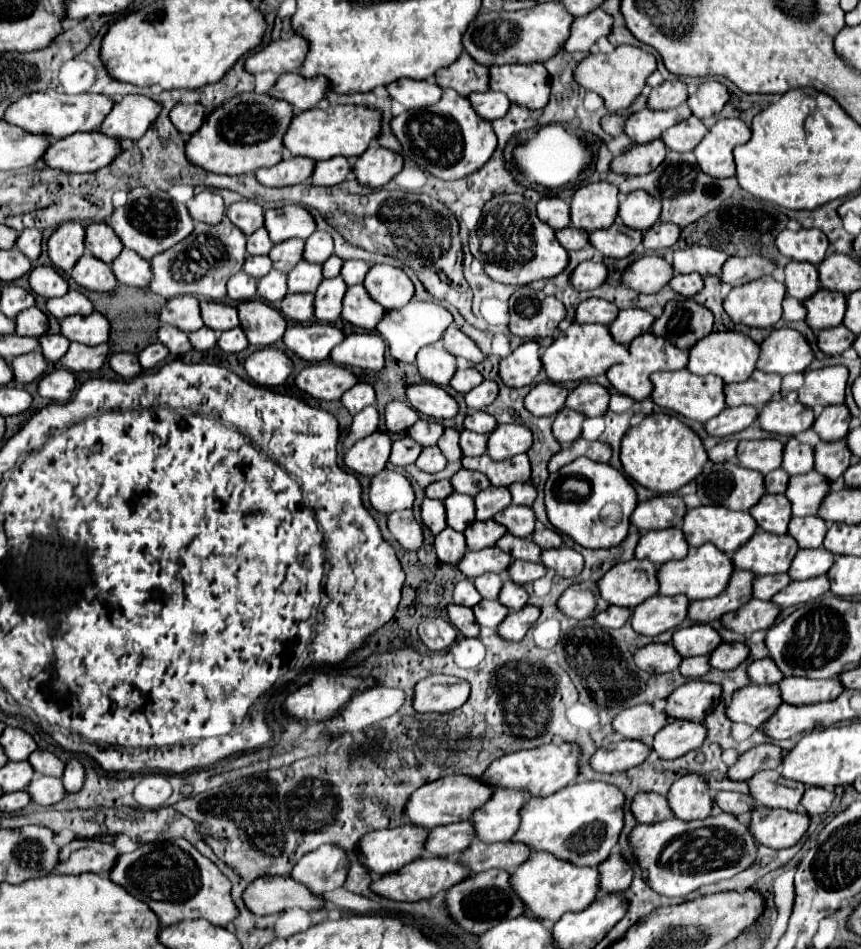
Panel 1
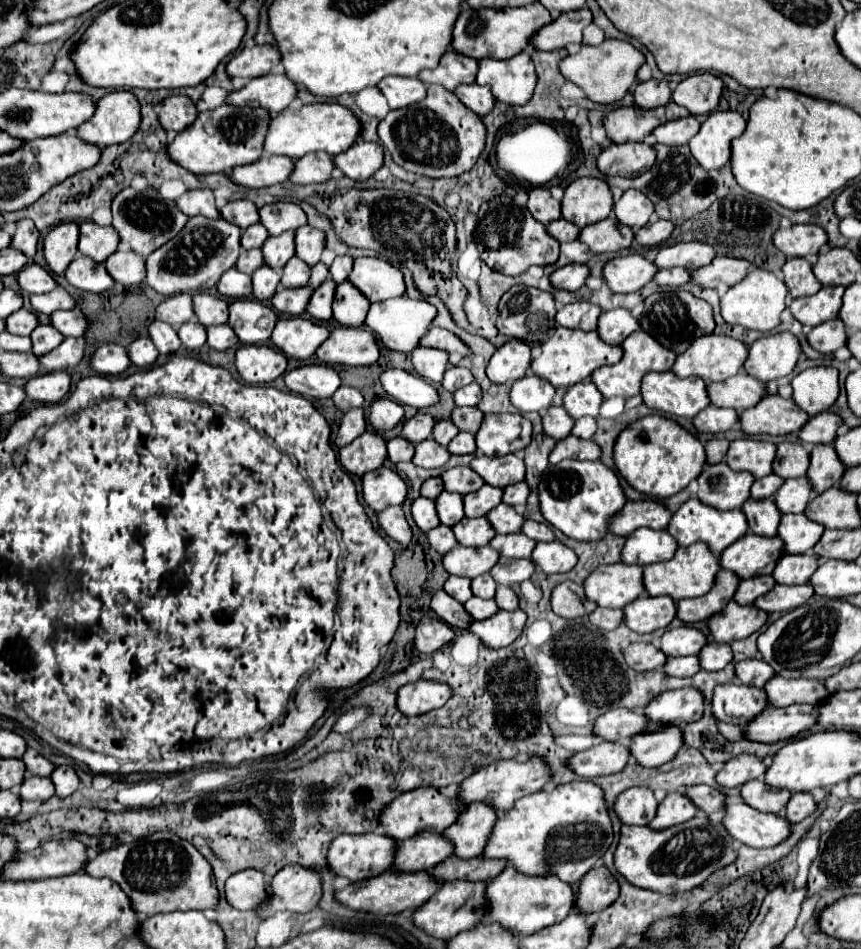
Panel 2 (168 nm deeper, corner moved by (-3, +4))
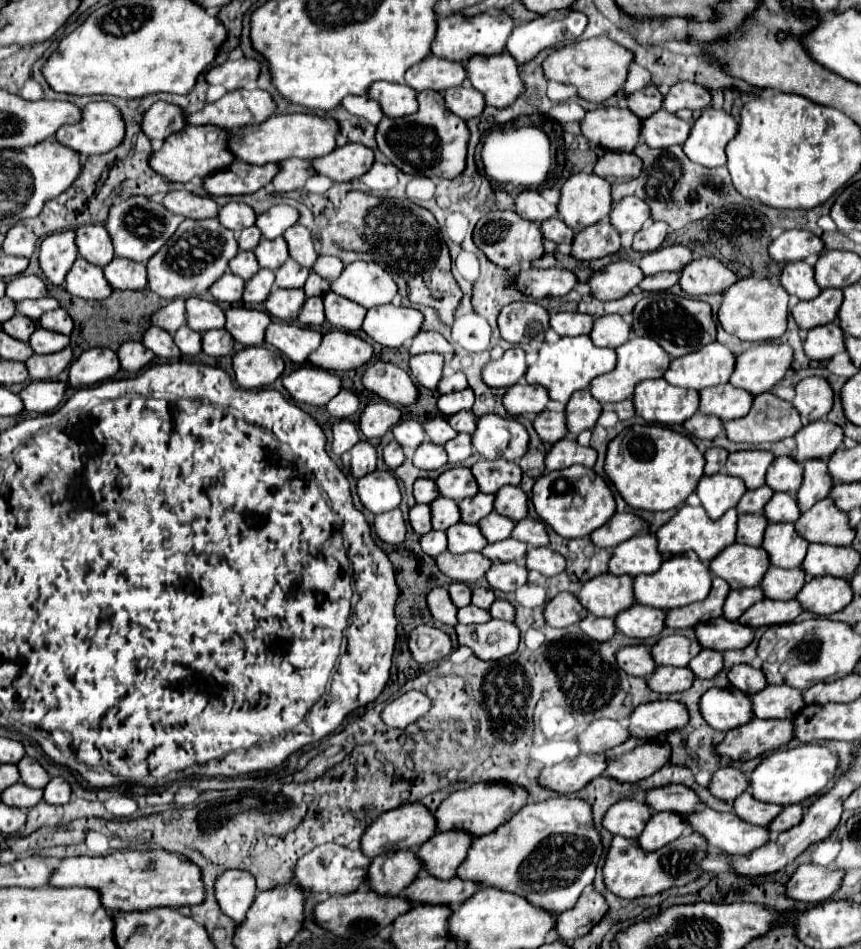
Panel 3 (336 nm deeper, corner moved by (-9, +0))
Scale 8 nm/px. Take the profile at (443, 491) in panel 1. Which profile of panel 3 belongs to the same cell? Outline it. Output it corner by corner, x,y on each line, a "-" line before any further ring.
417,479
413,485
413,495
417,503
431,503
439,497
439,491
433,483
433,479

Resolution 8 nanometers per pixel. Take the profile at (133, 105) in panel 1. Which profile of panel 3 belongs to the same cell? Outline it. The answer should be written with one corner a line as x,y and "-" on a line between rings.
93,101
81,109
81,121
59,127
55,139
79,151
81,157
101,155
121,143
125,135
125,123
119,109
109,101

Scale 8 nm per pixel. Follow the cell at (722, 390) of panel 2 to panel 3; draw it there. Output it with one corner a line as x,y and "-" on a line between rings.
729,383
701,389
699,395
701,395
699,411
705,415
717,415
721,421
745,415
751,409
753,401
753,397
747,391
741,391

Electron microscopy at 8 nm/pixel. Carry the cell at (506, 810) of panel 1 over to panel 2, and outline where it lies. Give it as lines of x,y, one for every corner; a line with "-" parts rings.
471,803
459,819
443,831
443,837
447,837
455,845
455,855
463,859
471,859
483,853
483,847
487,845
487,835
491,835
491,827
495,827
499,815
487,807
487,803

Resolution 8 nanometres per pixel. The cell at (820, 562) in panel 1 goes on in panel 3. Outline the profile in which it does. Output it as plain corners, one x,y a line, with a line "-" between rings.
769,567
769,571
763,575
763,579
759,583
763,597
773,599
773,601
793,599
801,591
803,585
805,585
805,571
801,567
797,567
797,569

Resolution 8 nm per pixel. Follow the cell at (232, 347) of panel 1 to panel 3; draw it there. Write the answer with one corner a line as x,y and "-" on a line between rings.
209,329
201,333
201,349
211,357
229,355
233,351
233,337
225,329

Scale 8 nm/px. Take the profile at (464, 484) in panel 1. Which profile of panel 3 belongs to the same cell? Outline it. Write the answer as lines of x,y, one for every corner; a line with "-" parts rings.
451,467
451,469
443,471
435,479
435,483
443,497
449,497
455,501
461,501
465,497
473,497
479,493
477,481
475,481
471,469
467,469
467,467

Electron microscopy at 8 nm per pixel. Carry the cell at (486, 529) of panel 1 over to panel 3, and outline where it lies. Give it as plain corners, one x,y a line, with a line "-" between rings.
455,523
447,531
449,539
449,551
451,553
469,553
469,551
481,551
487,545
487,539
481,535
477,525
469,523

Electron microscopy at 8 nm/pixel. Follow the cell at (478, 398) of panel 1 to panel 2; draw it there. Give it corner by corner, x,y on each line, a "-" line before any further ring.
469,383
465,387
461,387
459,391
453,393
455,395
455,405
457,407
469,407
469,405
477,405
483,397
483,391
479,387
479,383

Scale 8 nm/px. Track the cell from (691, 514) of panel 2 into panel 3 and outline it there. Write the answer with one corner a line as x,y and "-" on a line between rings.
683,505
675,517
671,517
657,533
657,543
661,555
681,555
685,551
695,551
697,557
705,563
709,563
713,557
717,557
725,547
729,547
735,541
737,535
737,511
725,511
721,519
709,519
703,507
689,507

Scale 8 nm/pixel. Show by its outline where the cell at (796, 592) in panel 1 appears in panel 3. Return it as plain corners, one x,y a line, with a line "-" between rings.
763,599
763,601
755,603
753,607
749,607
749,611
745,611
737,621
745,623
747,627
753,627
753,629
785,625
785,623
791,623
801,611
803,609
795,599
791,599
791,601

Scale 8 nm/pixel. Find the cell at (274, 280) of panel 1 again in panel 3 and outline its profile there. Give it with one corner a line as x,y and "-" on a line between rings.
259,269
257,275
253,275
245,283
243,301
245,303
263,303
267,299
267,295
271,293
273,283
275,283
275,273
271,269

